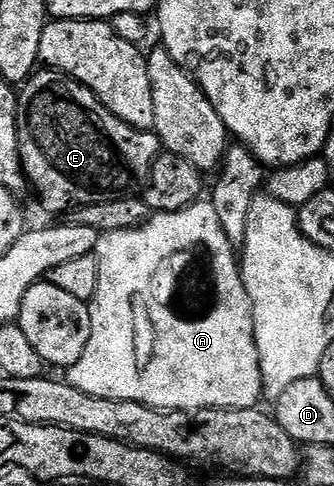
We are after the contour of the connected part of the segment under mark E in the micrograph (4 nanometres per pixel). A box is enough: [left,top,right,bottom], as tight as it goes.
[18,69,163,211]

